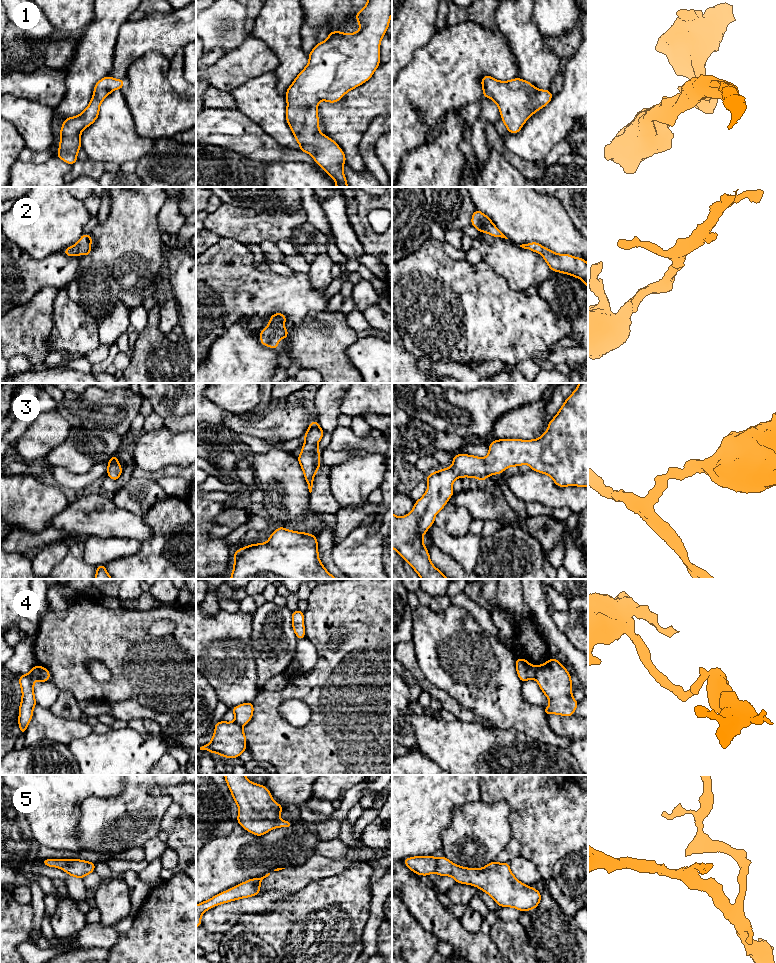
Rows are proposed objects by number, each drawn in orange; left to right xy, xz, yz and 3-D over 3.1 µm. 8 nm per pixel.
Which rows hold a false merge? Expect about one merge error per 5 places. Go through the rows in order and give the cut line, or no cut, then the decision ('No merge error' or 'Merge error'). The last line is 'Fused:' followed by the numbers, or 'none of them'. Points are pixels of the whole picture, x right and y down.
1: No split. No merge error
2: No split. No merge error
3: No split. No merge error
4: Split along xy (41, 667), (43, 681). Merge error
5: No split. No merge error
Fused: 4

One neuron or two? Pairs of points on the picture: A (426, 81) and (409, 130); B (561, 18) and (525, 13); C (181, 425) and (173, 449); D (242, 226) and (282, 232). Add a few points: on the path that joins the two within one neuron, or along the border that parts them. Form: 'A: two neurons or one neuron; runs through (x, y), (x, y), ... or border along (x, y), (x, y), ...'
A: one neuron; runs through (413, 94), (406, 98), (406, 117)
B: two neurons; border along (532, 10), (532, 21), (543, 35)
C: two neurons; border along (163, 426), (176, 431), (185, 430)
D: one neuron; runs through (252, 226), (272, 226)

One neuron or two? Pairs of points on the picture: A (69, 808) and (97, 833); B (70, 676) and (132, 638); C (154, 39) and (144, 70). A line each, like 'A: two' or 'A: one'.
A: two
B: one
C: two

